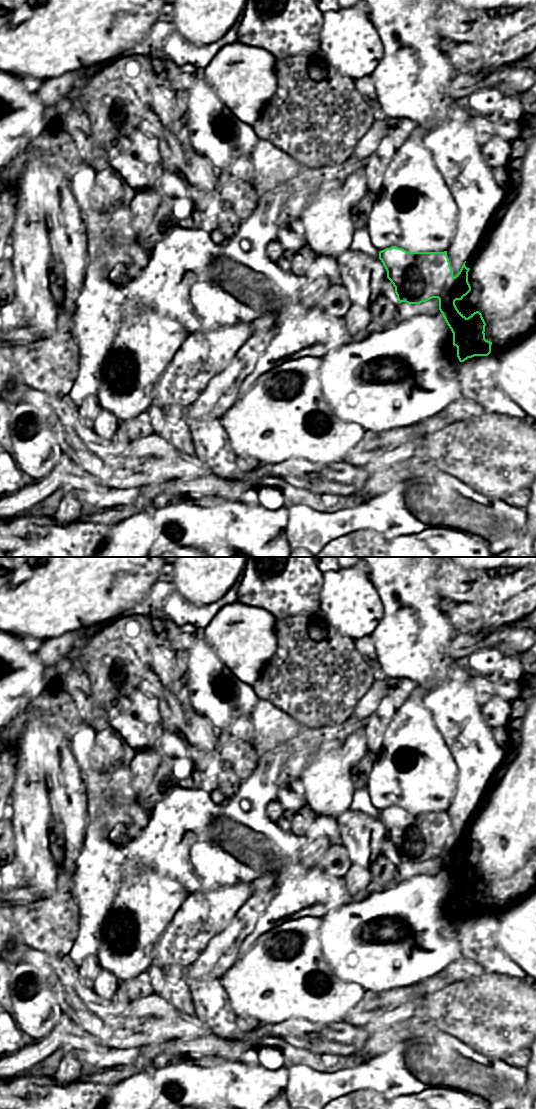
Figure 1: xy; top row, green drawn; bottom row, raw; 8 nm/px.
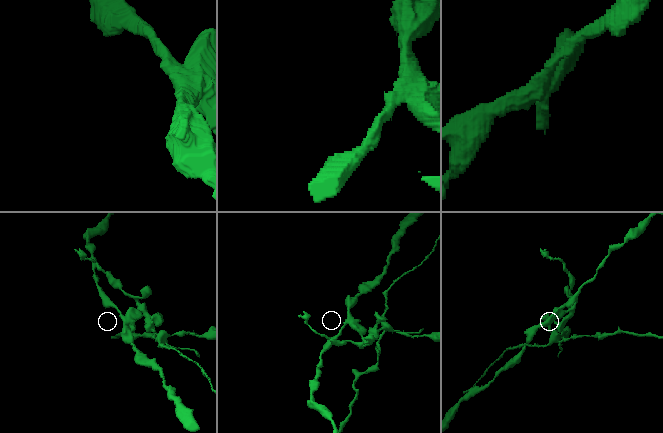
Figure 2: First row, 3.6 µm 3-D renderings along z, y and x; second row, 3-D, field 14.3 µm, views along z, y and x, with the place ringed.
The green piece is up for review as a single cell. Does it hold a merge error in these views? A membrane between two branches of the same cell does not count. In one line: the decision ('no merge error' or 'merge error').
merge error

